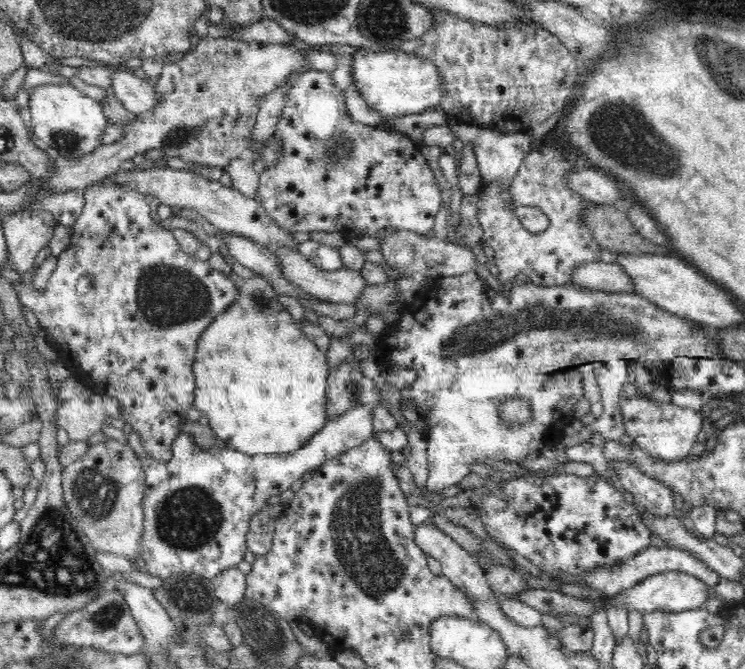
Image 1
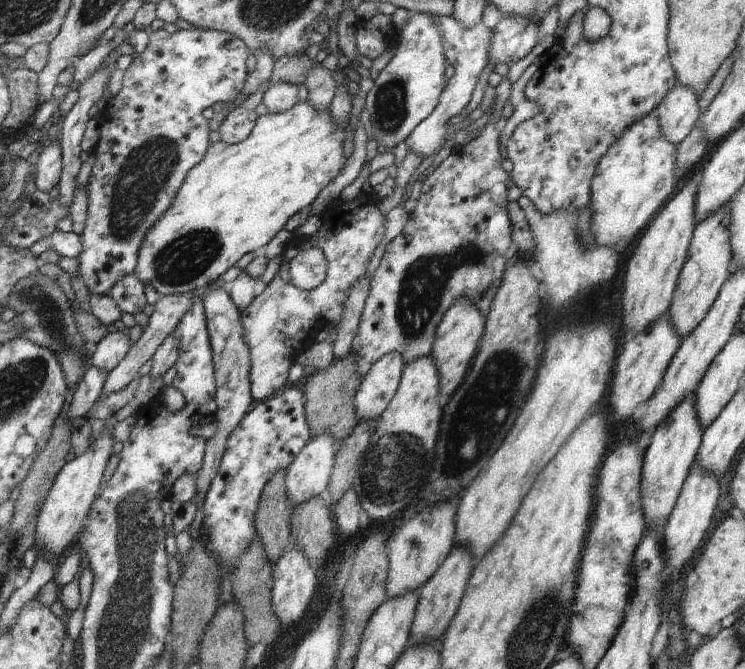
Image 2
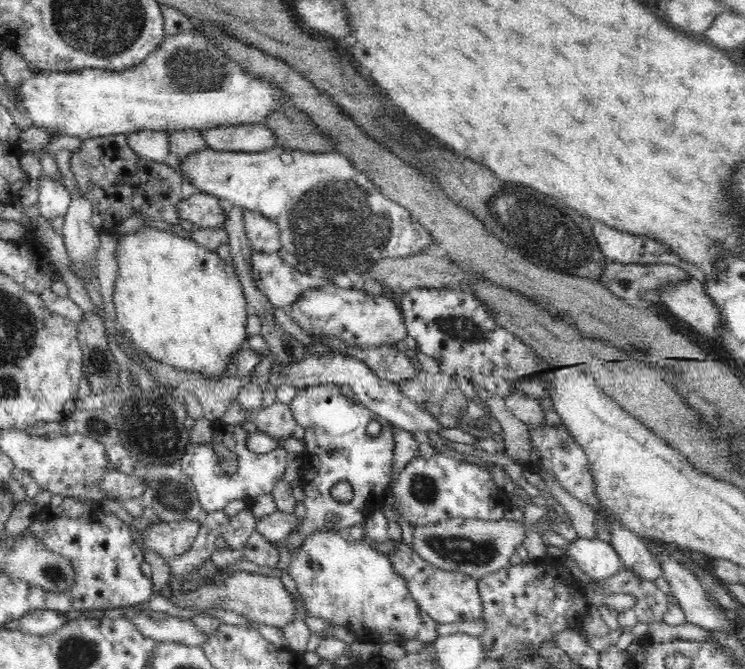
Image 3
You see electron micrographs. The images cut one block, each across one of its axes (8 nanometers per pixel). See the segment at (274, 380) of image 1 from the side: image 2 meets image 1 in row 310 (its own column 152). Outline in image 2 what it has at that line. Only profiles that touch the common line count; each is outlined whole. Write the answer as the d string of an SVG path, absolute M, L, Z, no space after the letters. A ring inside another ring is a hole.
M306 101L296 103L287 113L267 113L258 117L250 136L245 141L235 145L229 145L222 141L215 144L211 143L205 152L204 158L185 176L184 182L175 194L170 208L164 214L161 214L151 228L147 230L146 236L142 239L142 244L138 249L135 275L145 286L147 284L148 286L152 286L160 294L179 295L210 285L218 277L222 276L228 268L232 268L244 254L254 252L254 250L262 248L262 246L266 247L266 244L284 228L284 225L290 218L299 214L303 208L310 207L310 204L316 200L320 191L340 174L340 170L344 168L347 160L344 158L342 148L346 133L345 128L347 126L348 123L344 127L336 125L332 120L329 110L315 111L311 107L311 104Z

